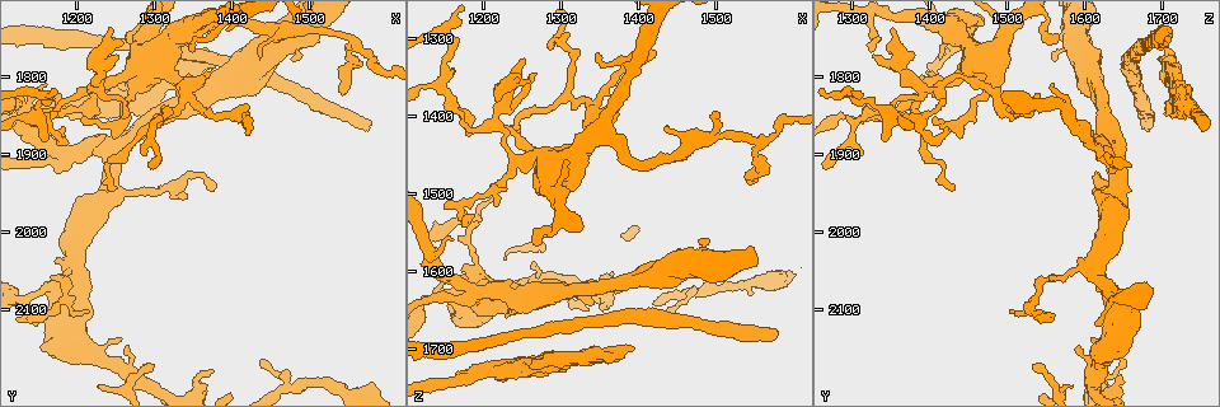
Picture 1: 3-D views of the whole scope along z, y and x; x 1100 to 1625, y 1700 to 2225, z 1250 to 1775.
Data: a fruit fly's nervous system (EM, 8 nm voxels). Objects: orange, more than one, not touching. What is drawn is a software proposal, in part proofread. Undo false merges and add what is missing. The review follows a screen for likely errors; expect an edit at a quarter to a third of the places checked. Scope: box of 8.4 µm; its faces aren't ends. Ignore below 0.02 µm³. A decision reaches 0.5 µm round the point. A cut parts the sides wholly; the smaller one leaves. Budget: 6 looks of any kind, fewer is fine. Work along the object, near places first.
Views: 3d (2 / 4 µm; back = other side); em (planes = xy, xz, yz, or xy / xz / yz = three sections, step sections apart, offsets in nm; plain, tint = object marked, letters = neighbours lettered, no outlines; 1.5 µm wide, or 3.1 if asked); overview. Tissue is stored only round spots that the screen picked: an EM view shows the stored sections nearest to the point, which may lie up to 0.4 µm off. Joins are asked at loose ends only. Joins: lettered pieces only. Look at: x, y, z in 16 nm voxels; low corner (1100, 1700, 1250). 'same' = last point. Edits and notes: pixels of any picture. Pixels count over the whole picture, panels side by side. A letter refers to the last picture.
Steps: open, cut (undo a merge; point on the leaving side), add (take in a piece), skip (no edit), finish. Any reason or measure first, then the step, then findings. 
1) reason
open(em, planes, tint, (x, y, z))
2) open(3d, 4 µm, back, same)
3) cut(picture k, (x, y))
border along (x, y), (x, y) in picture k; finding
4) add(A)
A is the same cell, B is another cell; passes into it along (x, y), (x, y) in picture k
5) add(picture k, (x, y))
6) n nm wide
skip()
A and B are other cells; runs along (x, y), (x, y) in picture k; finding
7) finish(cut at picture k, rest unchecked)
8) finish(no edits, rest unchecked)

an open end
open(em, xy, step 4, tint, (1375, 1795, 1400))

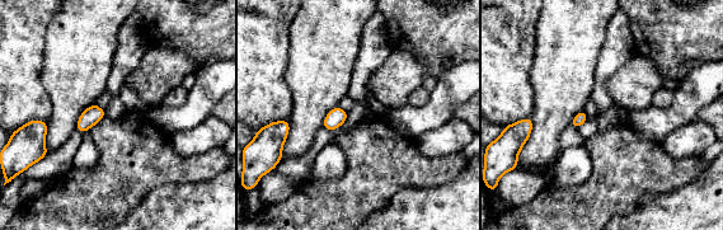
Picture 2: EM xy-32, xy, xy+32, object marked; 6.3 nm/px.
open(em, planes, tint, same)

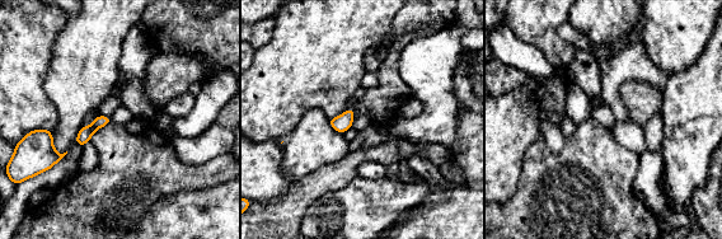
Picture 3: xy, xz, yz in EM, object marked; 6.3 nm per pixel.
see the neighbours
open(em, planes, letters, same)

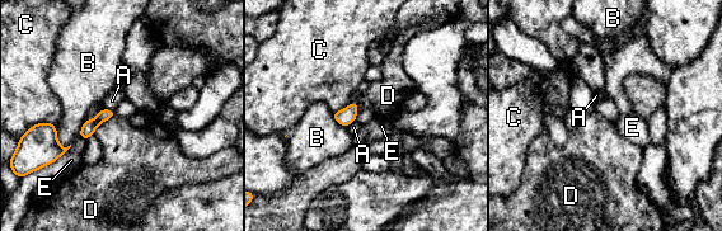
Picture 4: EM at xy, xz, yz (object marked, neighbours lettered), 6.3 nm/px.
E touches over 190 nm
skip()
A, B, C, D and E are other cells; no lettered piece goes on from it

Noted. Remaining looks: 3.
open(em, planes, letters, (1160, 1880, 1340))

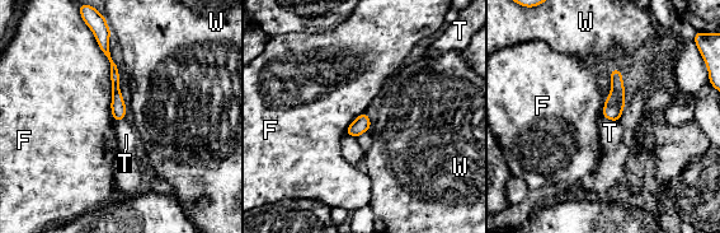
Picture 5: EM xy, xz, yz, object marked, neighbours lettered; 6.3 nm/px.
100 nm wide
skip()
F, T and W are other cells; border along (602, 117), (619, 121) in picture 5; no lettered piece goes on from it

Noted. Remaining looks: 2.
free end
open(em, xz, step 8, tint, (1435, 2165, 1645))

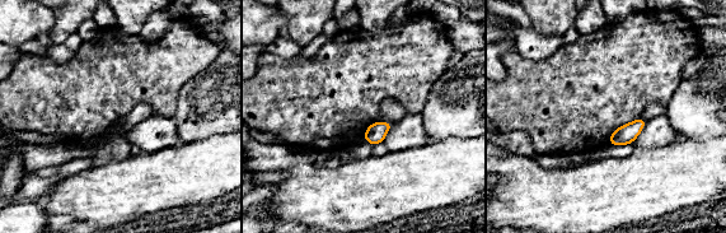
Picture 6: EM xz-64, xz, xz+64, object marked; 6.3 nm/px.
open(em, xz, step 8, letters, same)

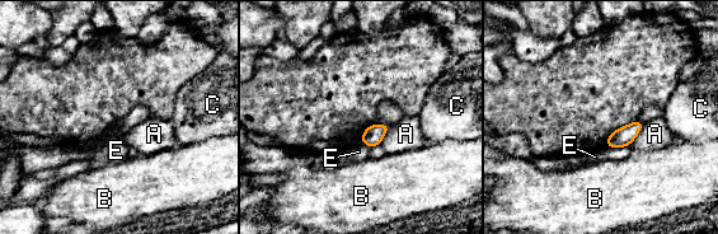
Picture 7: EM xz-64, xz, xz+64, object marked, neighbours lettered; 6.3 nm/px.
skip()
A, B, C and E are other cells; border along (361, 139), (370, 148) in picture 7; no lettered piece goes on from it

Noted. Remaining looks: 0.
finish(no edits, rest unchecked)

